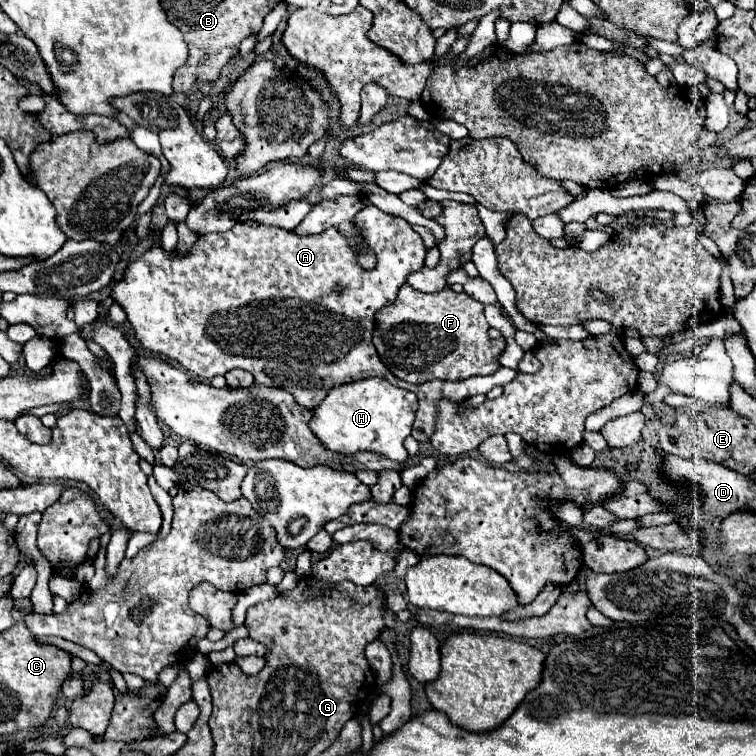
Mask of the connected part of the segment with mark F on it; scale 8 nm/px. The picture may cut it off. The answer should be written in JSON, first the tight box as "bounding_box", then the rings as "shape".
{"bounding_box":[374,284,504,384],"shape":[[[404,284],[396,300],[376,314],[374,346],[386,368],[404,382],[422,384],[432,378],[466,380],[500,368],[498,356],[504,350],[504,338],[490,340],[488,328],[484,306],[466,292],[456,294],[446,286],[436,294],[424,294]]]}

